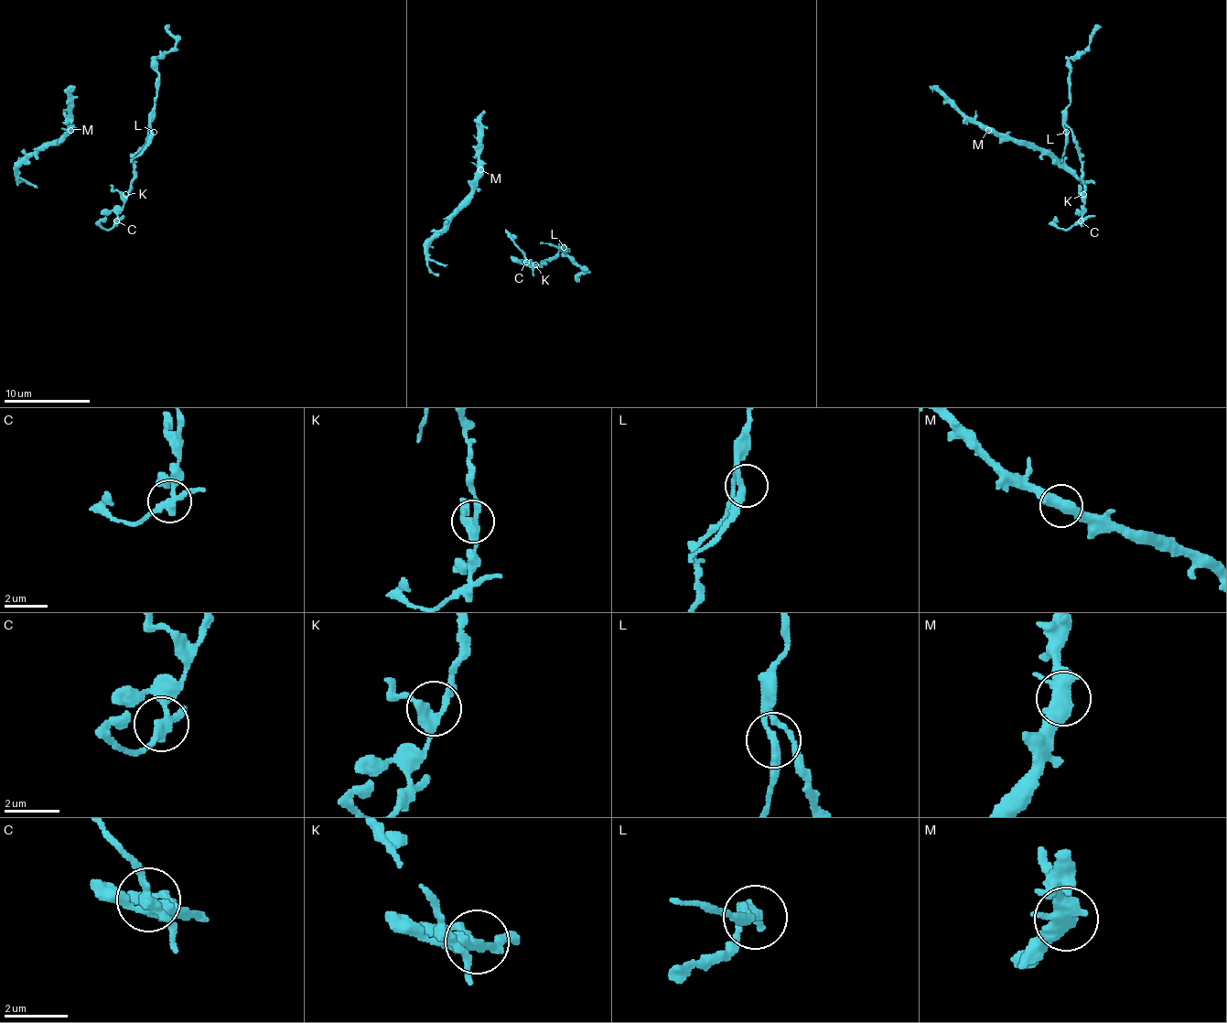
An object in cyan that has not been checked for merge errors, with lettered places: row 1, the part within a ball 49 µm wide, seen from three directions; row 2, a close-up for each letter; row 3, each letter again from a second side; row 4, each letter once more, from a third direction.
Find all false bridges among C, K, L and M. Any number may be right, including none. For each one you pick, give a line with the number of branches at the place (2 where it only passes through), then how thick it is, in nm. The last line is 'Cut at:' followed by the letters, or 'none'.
C: Branches: 3. Thickness 280 nm
Cut at: C

